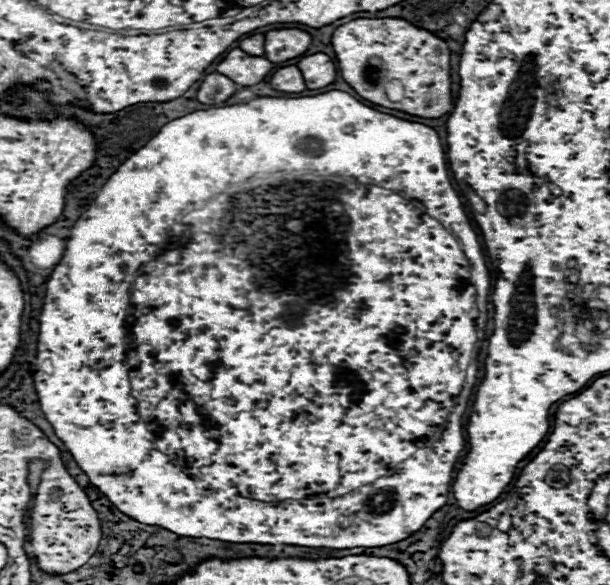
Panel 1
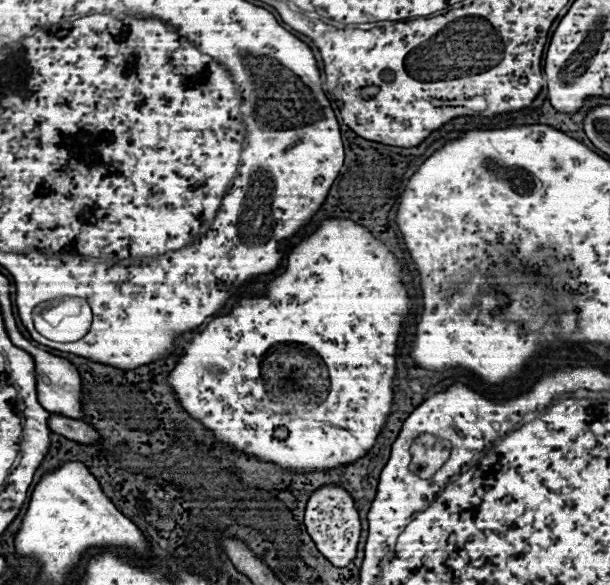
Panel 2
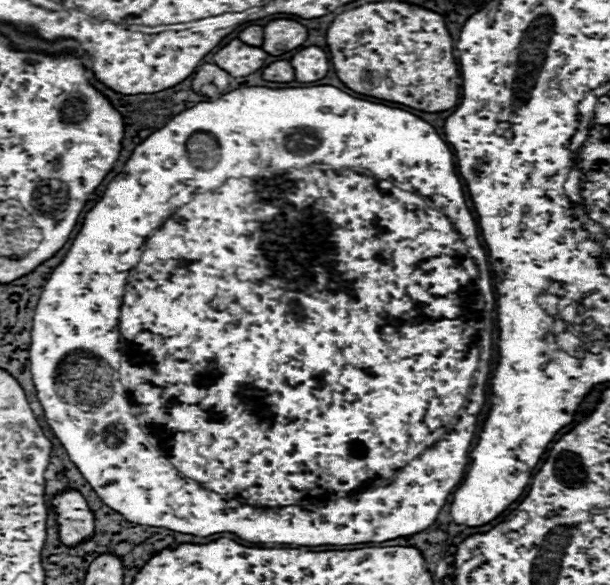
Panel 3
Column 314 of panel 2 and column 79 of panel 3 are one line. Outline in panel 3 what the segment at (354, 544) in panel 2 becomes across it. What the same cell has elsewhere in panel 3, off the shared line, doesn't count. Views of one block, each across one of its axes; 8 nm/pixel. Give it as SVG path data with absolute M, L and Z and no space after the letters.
M62 490L52 496L50 510L56 514L58 538L64 546L74 548L94 536L94 514L78 490Z

